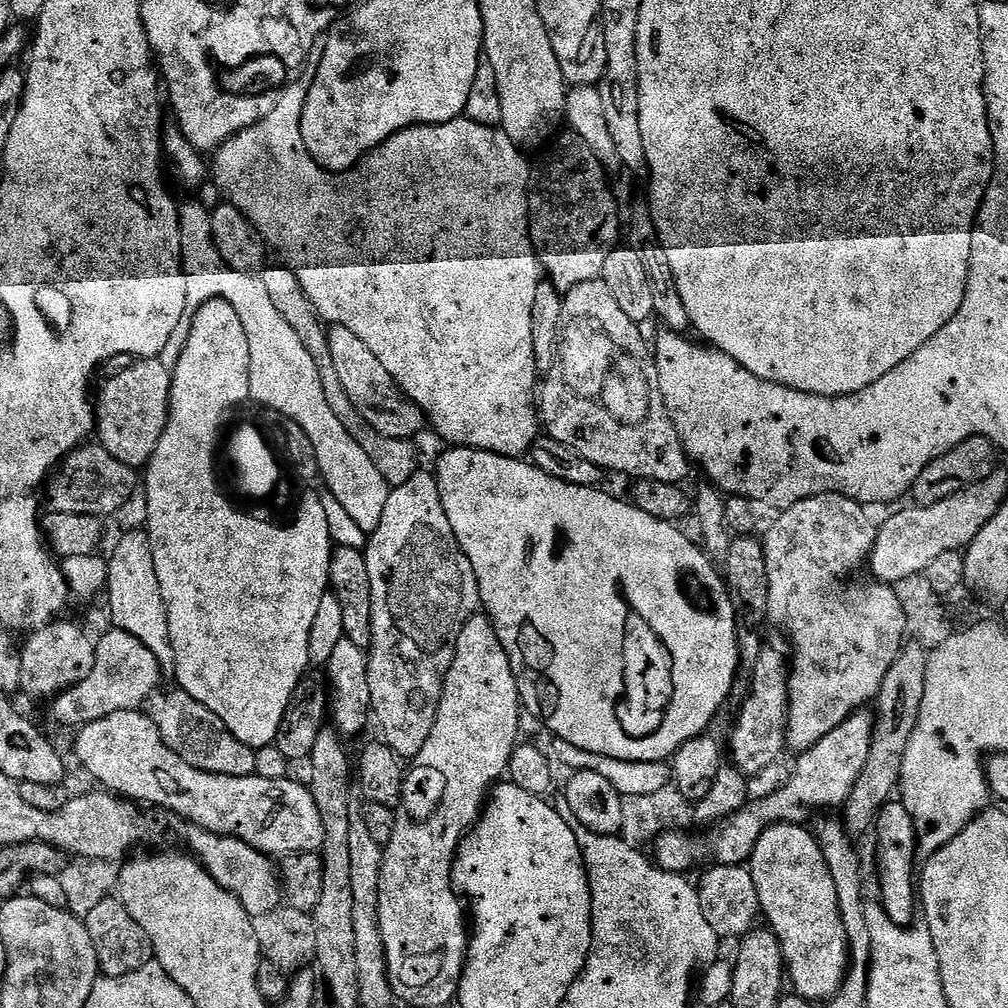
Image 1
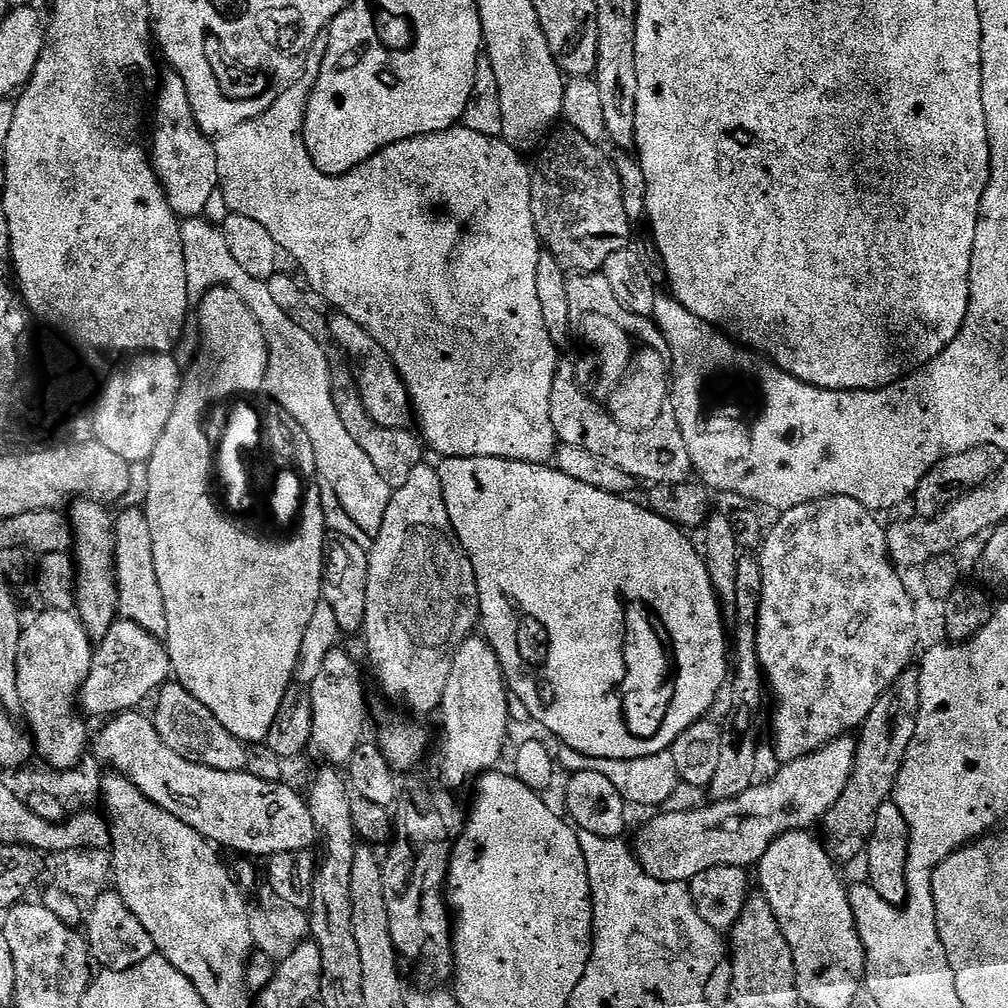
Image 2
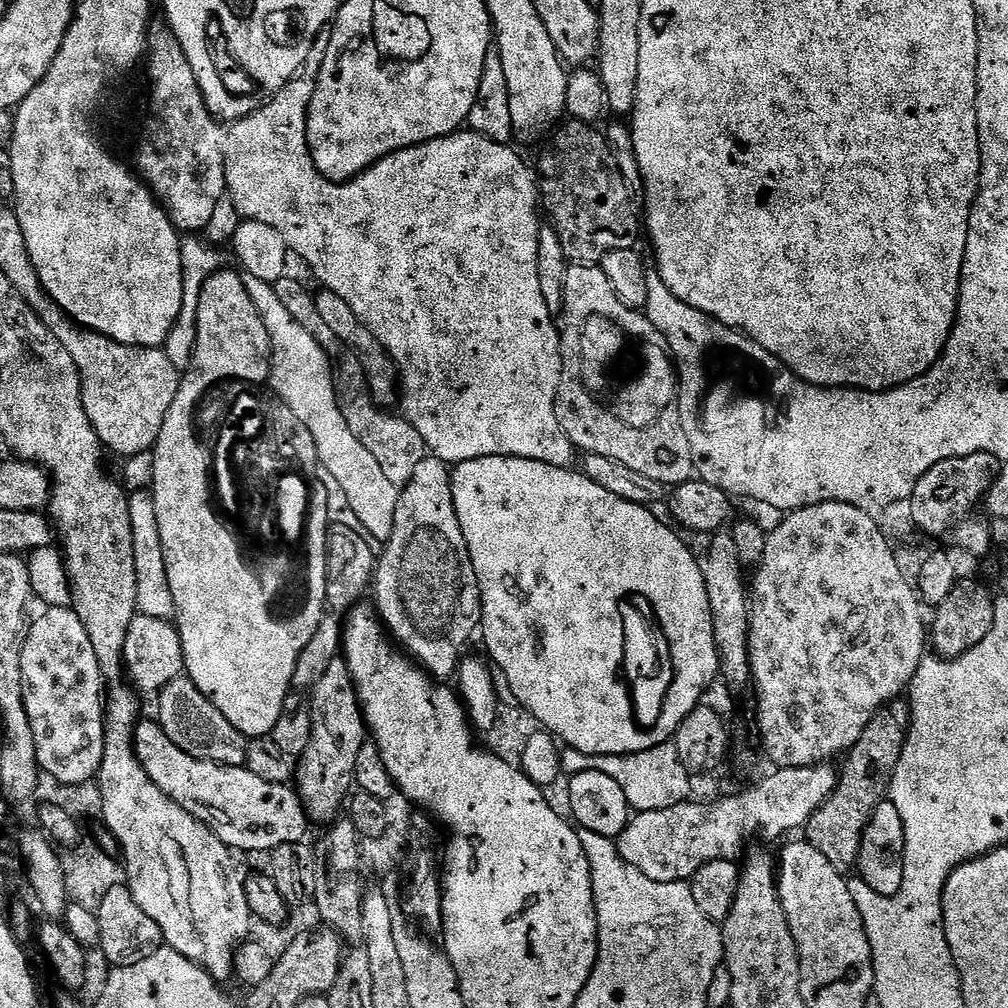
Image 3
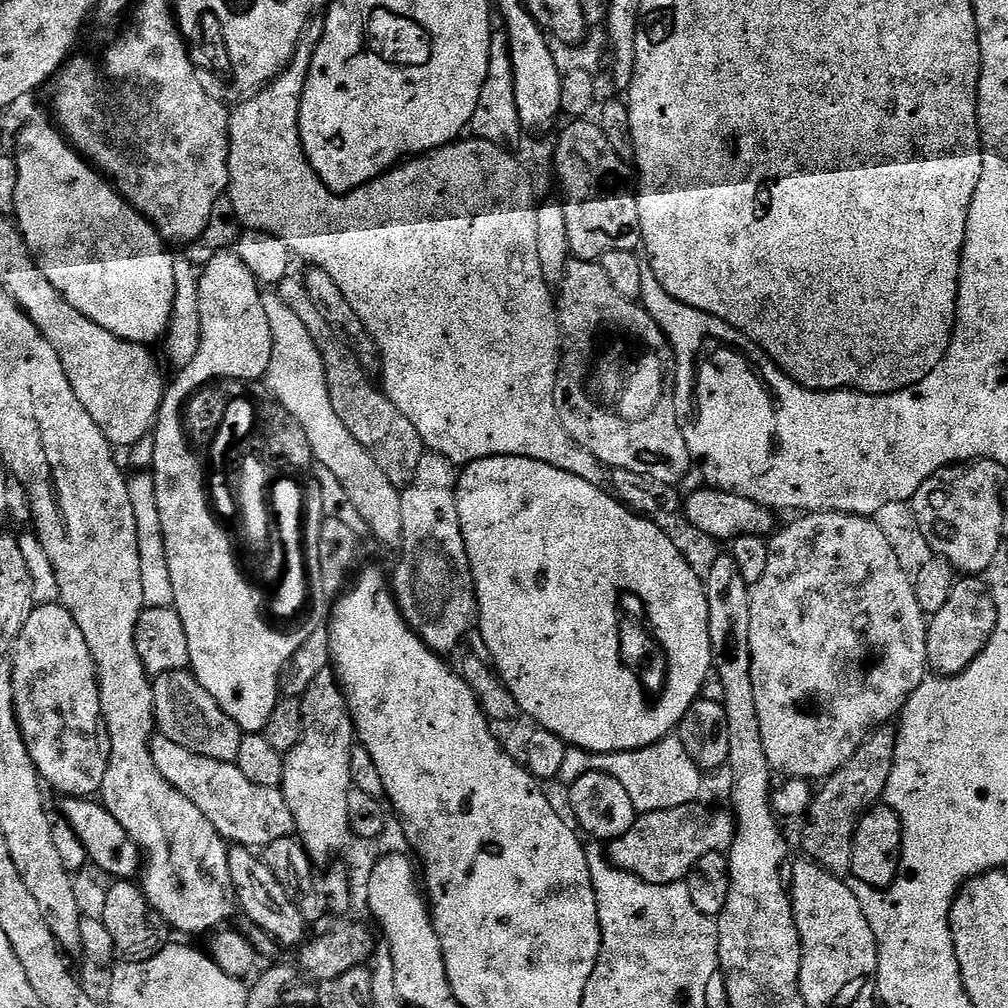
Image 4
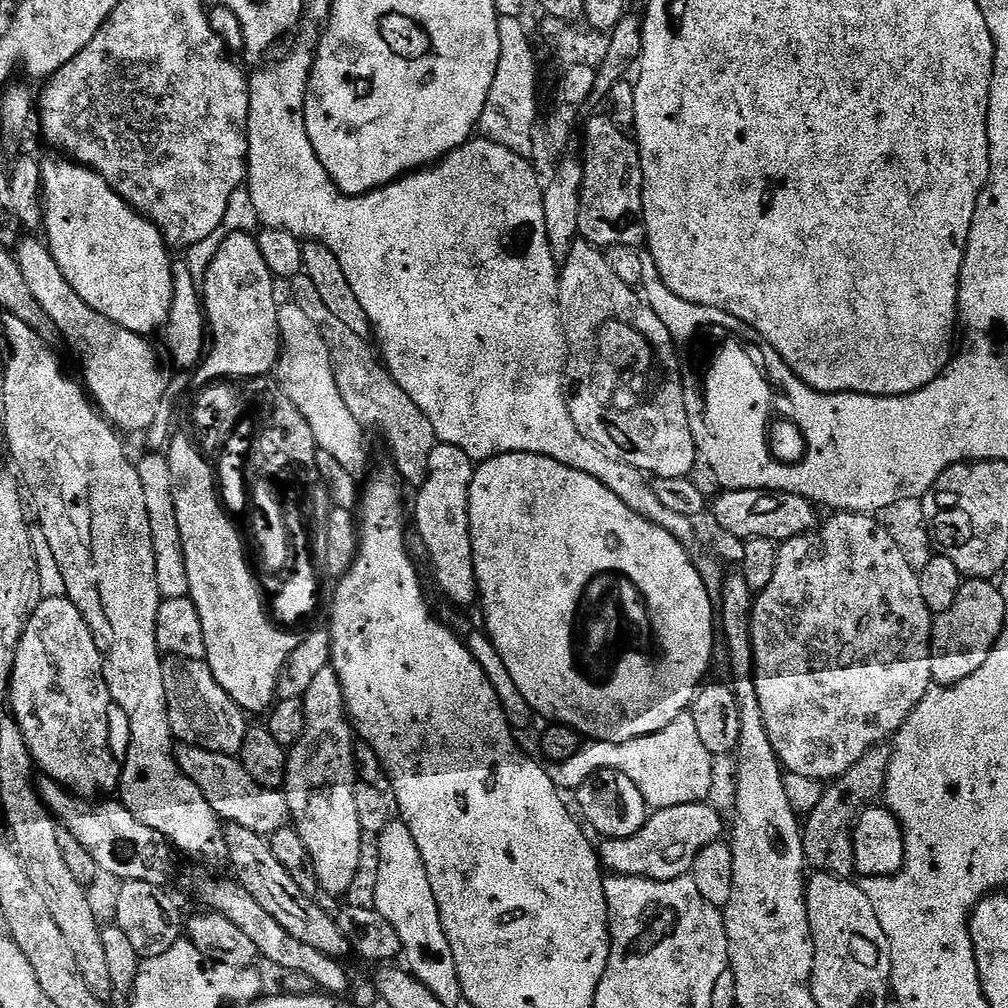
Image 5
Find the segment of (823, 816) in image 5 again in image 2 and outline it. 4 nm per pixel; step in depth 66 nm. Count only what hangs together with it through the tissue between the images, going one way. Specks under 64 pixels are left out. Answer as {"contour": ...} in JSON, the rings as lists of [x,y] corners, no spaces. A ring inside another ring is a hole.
{"contour":[[[903,672],[875,703],[856,738],[855,766],[852,767],[846,789],[824,815],[824,844],[835,863],[846,864],[860,857],[867,849],[878,810],[893,795],[902,762],[917,730],[917,710],[920,708],[920,673]]]}

